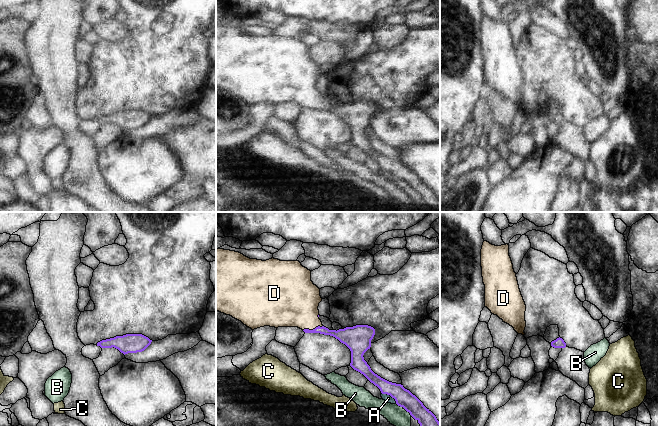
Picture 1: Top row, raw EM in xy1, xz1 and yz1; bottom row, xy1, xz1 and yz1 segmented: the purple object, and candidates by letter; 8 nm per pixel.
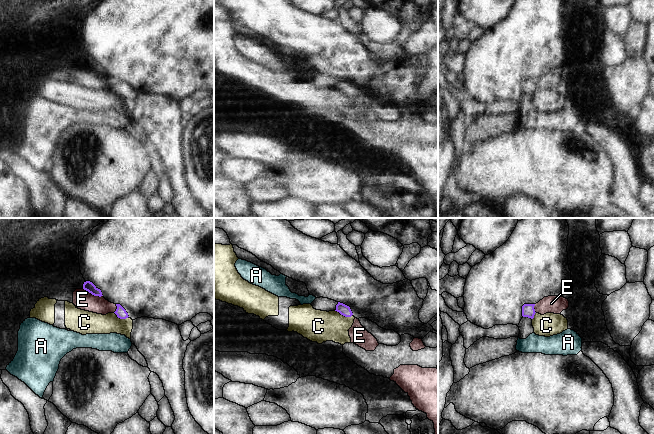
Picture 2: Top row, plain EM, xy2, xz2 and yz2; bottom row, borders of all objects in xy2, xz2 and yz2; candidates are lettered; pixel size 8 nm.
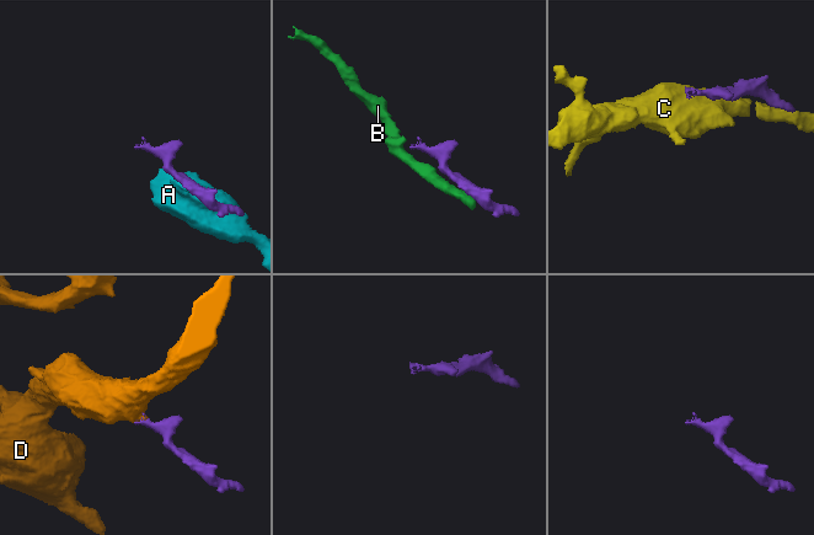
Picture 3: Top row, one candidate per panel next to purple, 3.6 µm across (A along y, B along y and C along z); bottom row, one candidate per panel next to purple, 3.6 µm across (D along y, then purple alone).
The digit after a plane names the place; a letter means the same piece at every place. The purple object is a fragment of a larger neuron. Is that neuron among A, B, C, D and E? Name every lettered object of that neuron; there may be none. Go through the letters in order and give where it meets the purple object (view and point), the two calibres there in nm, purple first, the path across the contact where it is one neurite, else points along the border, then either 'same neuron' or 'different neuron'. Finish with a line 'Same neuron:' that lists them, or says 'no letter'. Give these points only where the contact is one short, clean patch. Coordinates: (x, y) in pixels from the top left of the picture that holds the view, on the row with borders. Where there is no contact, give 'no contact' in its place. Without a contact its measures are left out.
A: xz1 (390, 395) | 150/60 nm | along xz1 (381, 392), (390, 395), (396, 403) | different neuron
B: xz1 (404, 408) | 150/160 nm | along xz1 (396, 403), (411, 415) | different neuron
C: xz2 (343, 315) | 90/260 nm | along xz2 (334, 310), (345, 316), (352, 315) | different neuron
D: xz1 (313, 329) | 110/360 nm | across xz1 (343, 335), (321, 329), (313, 329), (295, 304) | same neuron
E: xy2 (93, 294) | 80/160 nm | along xy2 (83, 288), (94, 295), (102, 296) | different neuron
Same neuron: D

